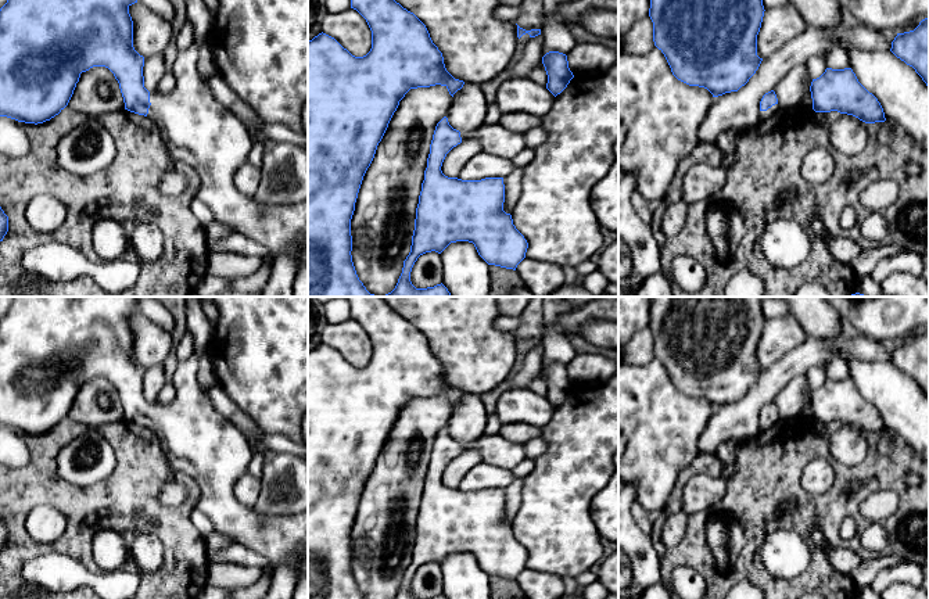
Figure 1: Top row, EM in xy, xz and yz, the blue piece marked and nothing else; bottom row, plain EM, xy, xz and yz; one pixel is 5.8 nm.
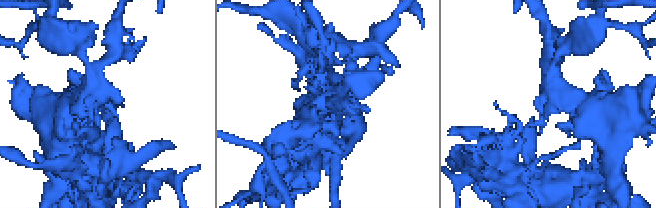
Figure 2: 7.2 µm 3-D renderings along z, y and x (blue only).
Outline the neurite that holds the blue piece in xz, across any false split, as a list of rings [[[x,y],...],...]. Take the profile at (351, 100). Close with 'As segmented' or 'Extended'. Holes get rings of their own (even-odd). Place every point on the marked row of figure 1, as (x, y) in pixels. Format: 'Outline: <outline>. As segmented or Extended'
Outline: [[[351,0],[351,8],[366,19],[372,31],[372,49],[366,55],[352,55],[334,37],[323,32],[308,42],[308,297],[452,297],[442,283],[434,287],[416,288],[410,281],[410,272],[420,255],[431,251],[441,254],[451,243],[456,241],[473,243],[478,255],[488,265],[516,270],[517,265],[526,258],[528,243],[513,225],[512,215],[503,211],[503,177],[462,180],[445,176],[441,166],[446,154],[467,137],[476,137],[487,154],[513,159],[526,148],[524,134],[506,129],[501,123],[484,123],[476,132],[464,134],[453,129],[448,118],[444,116],[437,123],[430,144],[427,168],[416,208],[410,252],[403,261],[402,273],[395,288],[385,295],[374,295],[359,280],[351,255],[351,219],[363,176],[399,101],[410,89],[435,85],[445,86],[453,97],[464,82],[455,79],[446,71],[442,53],[433,43],[426,25],[395,0]]]. Extended

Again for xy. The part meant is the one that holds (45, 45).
Outline: [[[7,0],[0,8],[0,116],[25,123],[43,123],[58,115],[69,103],[80,73],[93,67],[108,68],[119,83],[125,110],[154,121],[172,159],[184,162],[200,176],[197,200],[208,207],[214,219],[230,226],[272,252],[293,250],[298,265],[294,277],[294,297],[308,297],[308,201],[291,205],[266,205],[238,193],[234,172],[248,162],[252,139],[245,125],[212,94],[209,83],[198,73],[200,43],[179,51],[172,72],[175,89],[168,94],[154,94],[144,87],[144,57],[133,47],[133,21],[129,7],[137,0]]]. Extended

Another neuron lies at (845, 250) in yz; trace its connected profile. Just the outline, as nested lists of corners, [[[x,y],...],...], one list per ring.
[[[818,212],[813,215],[810,229],[813,234],[815,234],[826,243],[826,247],[831,251],[831,254],[842,263],[850,265],[862,250],[862,247],[854,240],[842,236],[831,236],[825,230],[825,225],[819,218]]]

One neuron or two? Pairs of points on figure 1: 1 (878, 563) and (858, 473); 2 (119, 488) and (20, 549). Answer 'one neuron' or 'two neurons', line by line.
1: two neurons
2: one neuron

